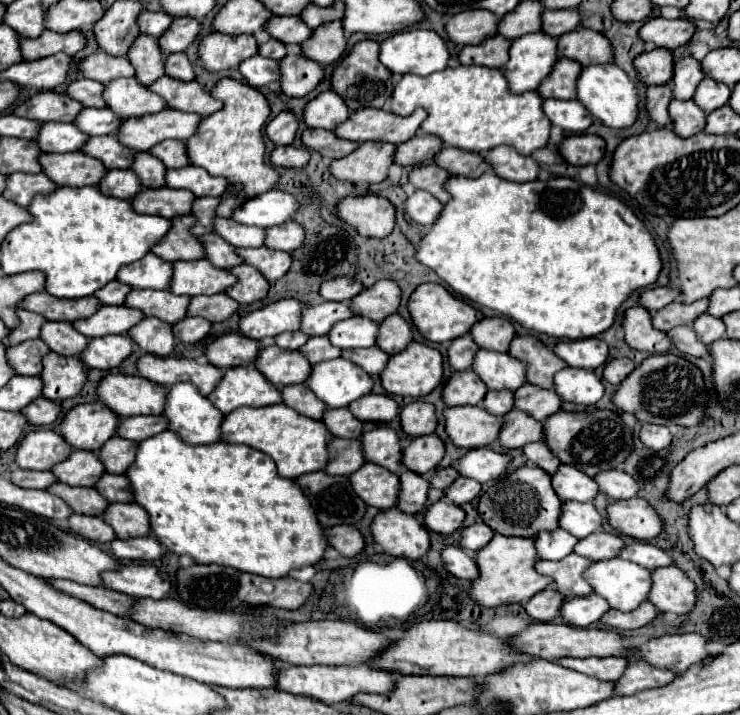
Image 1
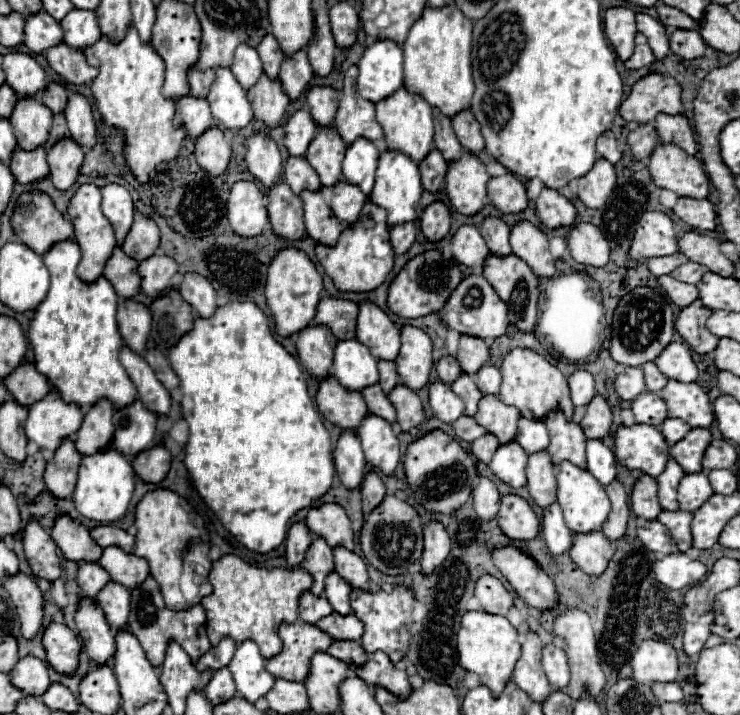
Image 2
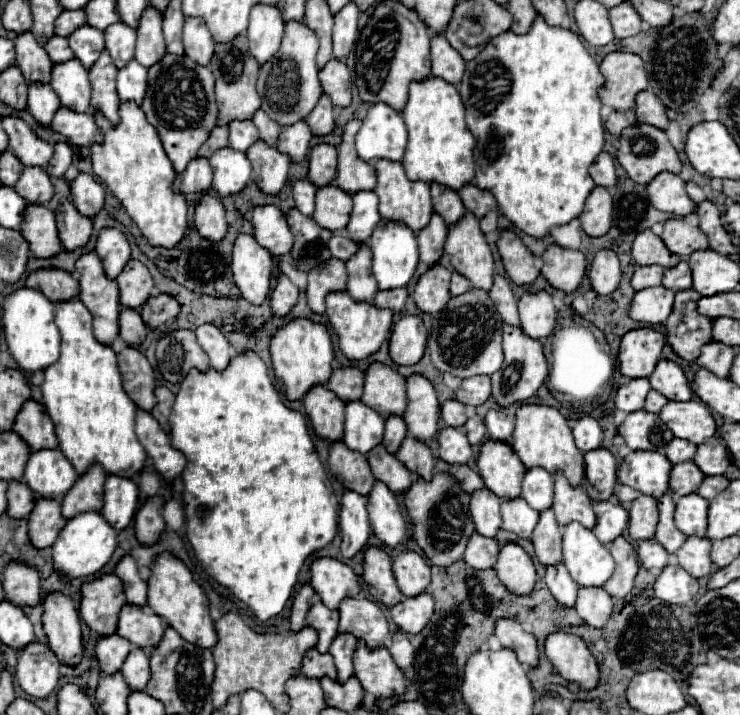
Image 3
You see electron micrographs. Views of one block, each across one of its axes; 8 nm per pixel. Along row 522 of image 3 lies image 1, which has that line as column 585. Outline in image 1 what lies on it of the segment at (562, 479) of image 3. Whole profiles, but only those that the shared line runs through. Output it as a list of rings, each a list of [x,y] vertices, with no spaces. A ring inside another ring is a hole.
[[[572,554],[572,556],[566,556],[564,560],[558,560],[558,562],[538,560],[536,562],[536,572],[552,578],[556,590],[564,598],[590,596],[592,594],[592,588],[582,578],[582,572],[588,568],[588,564],[590,564],[590,560],[586,560],[584,556]]]

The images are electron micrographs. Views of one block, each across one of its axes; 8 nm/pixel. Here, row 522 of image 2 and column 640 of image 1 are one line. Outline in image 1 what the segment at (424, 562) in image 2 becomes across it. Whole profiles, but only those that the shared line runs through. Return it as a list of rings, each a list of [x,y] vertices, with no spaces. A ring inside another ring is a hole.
[[[642,424],[640,428],[640,442],[652,450],[662,450],[672,442],[672,434],[666,426],[652,426]]]

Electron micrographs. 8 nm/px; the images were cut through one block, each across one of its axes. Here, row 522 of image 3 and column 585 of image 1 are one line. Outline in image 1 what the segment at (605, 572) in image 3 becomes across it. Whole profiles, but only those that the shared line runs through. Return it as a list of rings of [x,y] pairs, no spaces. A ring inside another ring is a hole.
[[[622,558],[592,562],[586,568],[584,578],[594,594],[604,596],[610,608],[620,612],[630,612],[644,602],[652,586],[650,570]]]

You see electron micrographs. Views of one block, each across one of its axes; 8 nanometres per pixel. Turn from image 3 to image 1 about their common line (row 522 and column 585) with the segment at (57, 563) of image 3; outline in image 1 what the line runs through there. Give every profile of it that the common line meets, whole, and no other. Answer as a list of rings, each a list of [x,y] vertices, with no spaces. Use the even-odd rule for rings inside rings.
[[[592,64],[584,66],[576,80],[576,100],[584,104],[584,108],[592,114],[592,118],[600,120],[604,126],[610,128],[628,128],[634,124],[640,102],[638,102],[638,90],[634,82],[620,72],[616,64]]]

